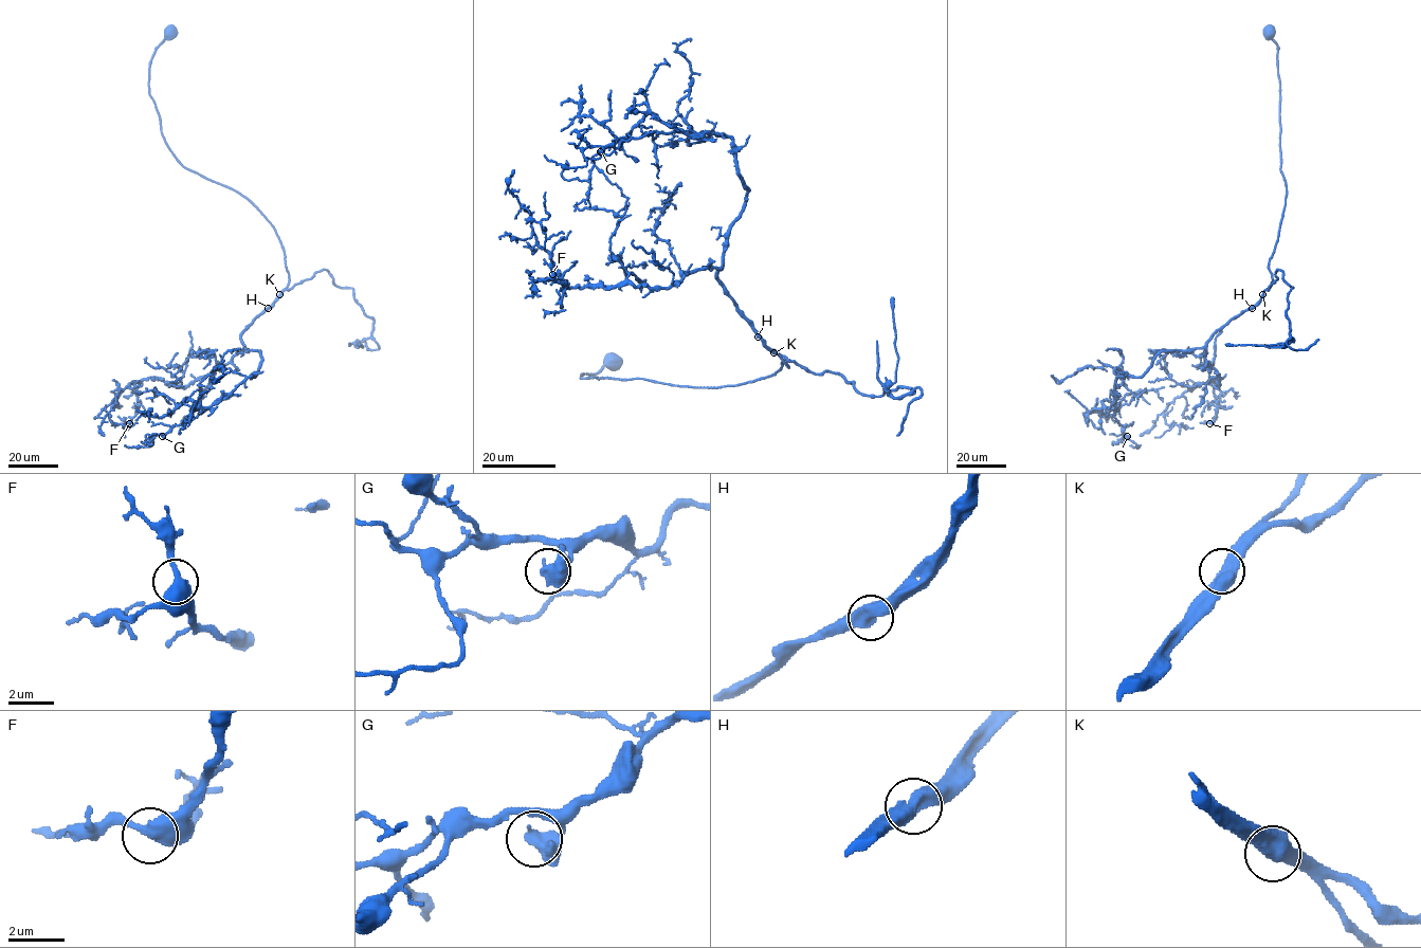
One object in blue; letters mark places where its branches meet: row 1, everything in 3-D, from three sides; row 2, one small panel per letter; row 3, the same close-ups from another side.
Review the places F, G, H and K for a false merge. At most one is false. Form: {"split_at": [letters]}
{"split_at": []}

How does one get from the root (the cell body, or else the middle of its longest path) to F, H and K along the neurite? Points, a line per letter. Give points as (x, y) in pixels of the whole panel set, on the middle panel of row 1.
F: (614, 365), (580, 378), (725, 386), (787, 366), (729, 296), (720, 269), (668, 288), (562, 290), (552, 274)
H: (614, 365), (580, 378), (642, 379), (685, 386), (735, 386), (772, 375), (783, 361), (787, 366), (758, 336)
K: (614, 365), (580, 378), (642, 379), (685, 386), (735, 386), (772, 375), (783, 361), (787, 366), (773, 352)

